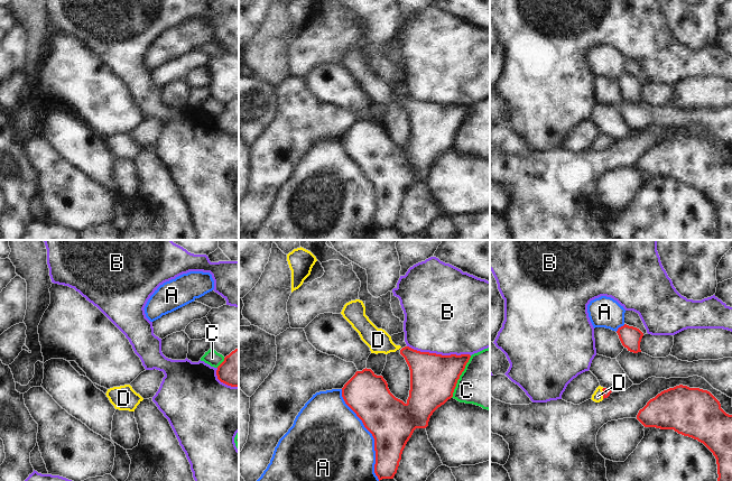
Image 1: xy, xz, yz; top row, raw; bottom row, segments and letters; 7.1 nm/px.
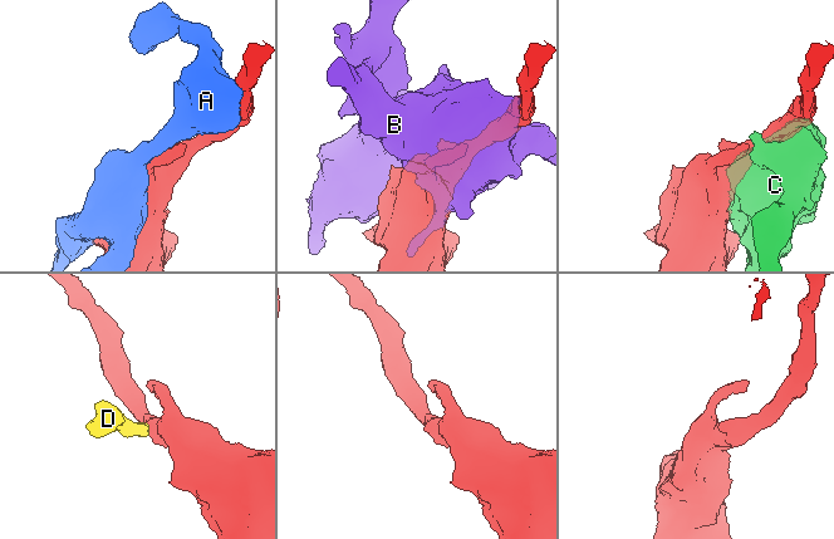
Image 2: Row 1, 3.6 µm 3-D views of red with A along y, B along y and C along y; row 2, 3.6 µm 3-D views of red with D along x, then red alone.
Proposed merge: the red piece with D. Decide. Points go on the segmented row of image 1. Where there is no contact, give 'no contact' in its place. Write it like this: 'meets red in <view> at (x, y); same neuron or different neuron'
meets red in yz at (603, 394); same neuron

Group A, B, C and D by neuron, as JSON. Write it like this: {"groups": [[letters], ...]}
{"groups": [["A"], ["B"], ["C"], ["D"]]}

